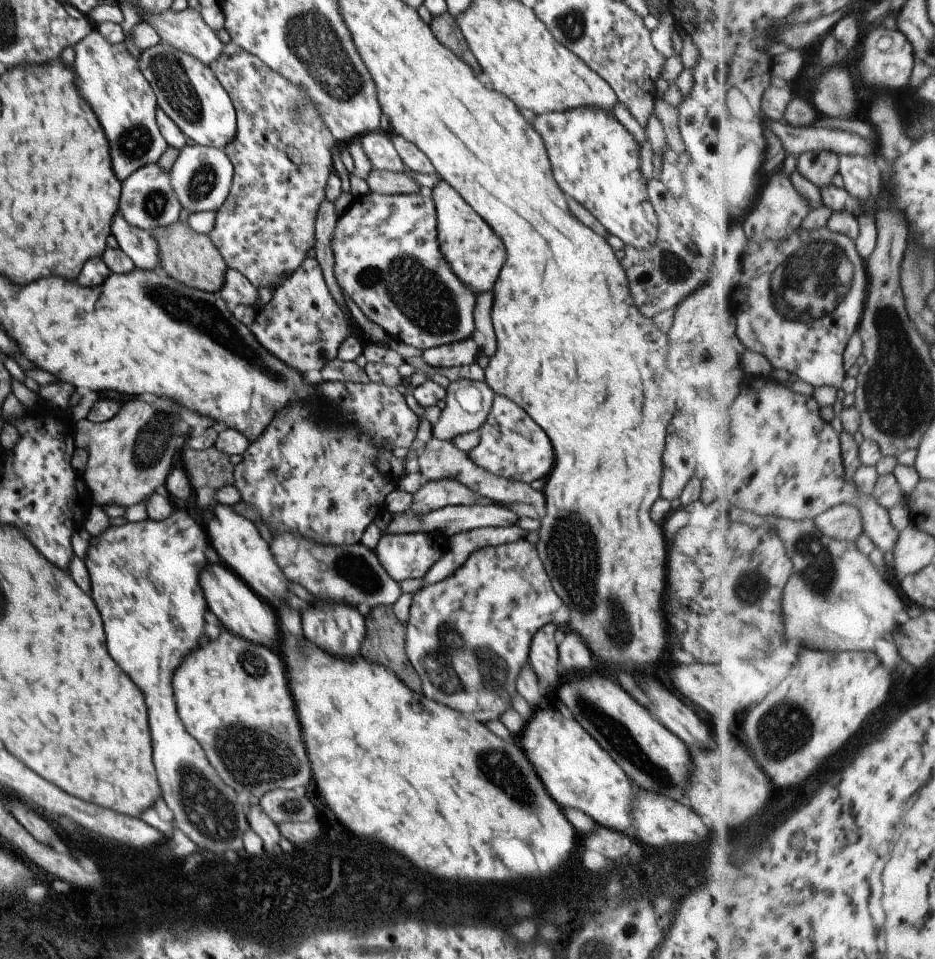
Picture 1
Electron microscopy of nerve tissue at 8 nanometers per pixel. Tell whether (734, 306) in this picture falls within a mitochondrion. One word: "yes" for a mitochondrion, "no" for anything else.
no

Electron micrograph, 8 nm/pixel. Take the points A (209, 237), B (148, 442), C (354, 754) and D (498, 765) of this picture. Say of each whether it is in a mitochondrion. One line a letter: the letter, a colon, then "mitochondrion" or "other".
A: other
B: mitochondrion
C: other
D: mitochondrion

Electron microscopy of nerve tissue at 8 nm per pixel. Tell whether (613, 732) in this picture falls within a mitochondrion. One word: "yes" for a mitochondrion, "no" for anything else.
yes

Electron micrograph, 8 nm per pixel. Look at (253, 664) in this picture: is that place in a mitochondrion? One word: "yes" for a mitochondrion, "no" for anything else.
yes

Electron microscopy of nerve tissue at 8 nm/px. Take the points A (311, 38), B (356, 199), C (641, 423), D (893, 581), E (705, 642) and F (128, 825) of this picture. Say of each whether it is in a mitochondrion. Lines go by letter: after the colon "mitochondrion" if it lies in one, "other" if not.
A: mitochondrion
B: other
C: other
D: other
E: other
F: other

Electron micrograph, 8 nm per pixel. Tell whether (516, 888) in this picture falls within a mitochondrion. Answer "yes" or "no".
no

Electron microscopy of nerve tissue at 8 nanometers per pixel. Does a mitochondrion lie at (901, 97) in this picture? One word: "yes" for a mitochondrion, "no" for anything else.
no

